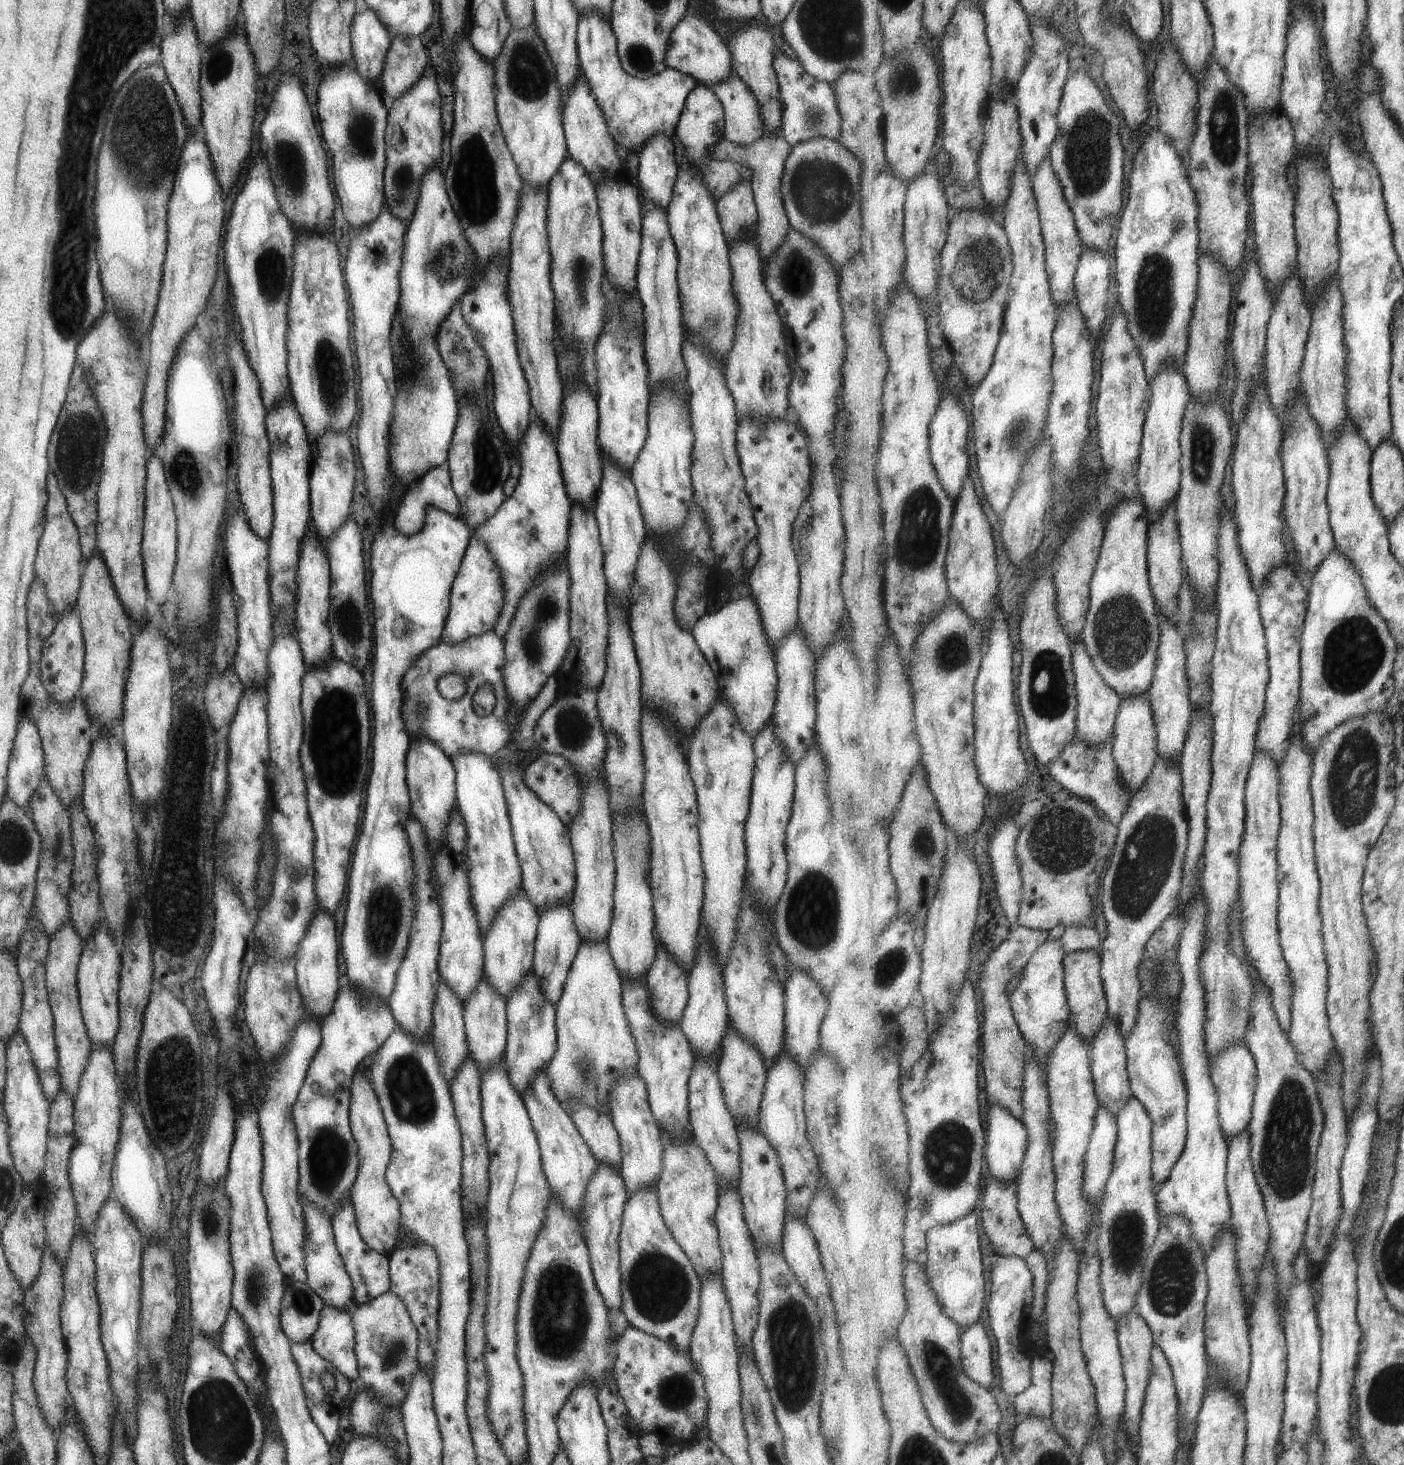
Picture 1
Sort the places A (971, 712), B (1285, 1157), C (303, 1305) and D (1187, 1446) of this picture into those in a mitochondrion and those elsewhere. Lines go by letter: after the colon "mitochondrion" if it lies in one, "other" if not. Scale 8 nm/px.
A: other
B: mitochondrion
C: mitochondrion
D: other

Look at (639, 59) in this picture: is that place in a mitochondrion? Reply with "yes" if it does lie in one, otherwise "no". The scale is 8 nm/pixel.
yes

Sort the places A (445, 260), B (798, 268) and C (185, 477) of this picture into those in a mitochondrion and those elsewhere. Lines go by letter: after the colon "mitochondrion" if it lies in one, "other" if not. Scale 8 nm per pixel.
A: mitochondrion
B: mitochondrion
C: mitochondrion

